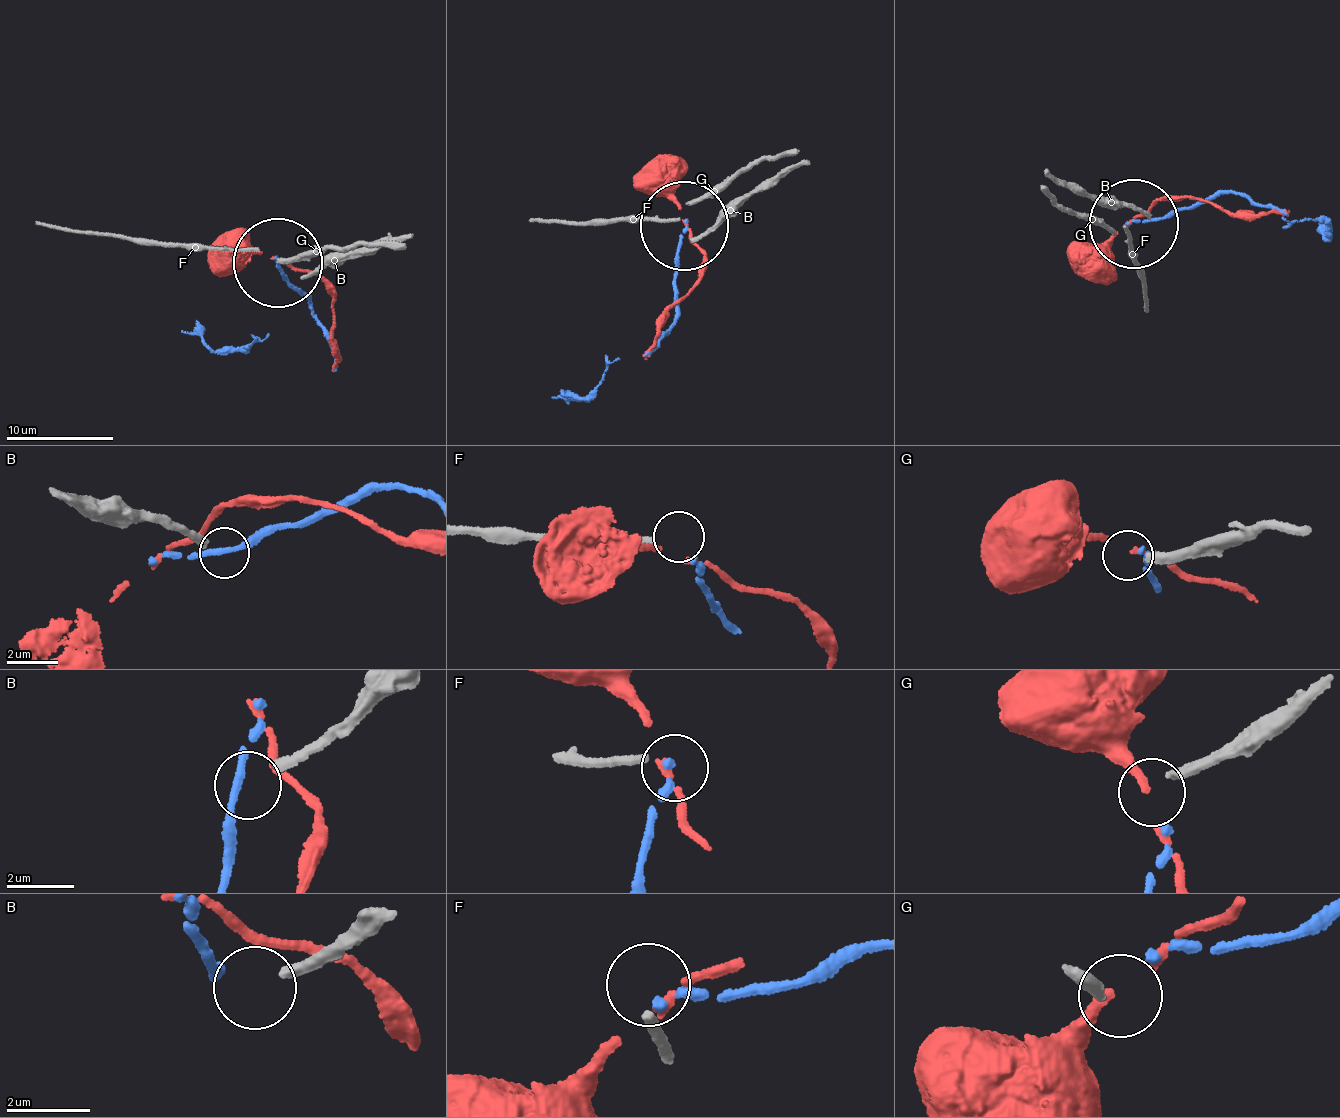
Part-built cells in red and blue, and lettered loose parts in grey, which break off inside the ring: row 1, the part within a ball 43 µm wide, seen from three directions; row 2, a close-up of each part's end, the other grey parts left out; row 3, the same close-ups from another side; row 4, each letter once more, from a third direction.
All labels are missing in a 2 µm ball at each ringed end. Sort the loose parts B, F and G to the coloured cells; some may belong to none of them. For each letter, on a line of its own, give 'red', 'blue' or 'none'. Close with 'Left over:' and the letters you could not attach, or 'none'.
B: none
F: none
G: none
Left over: B, F, G

